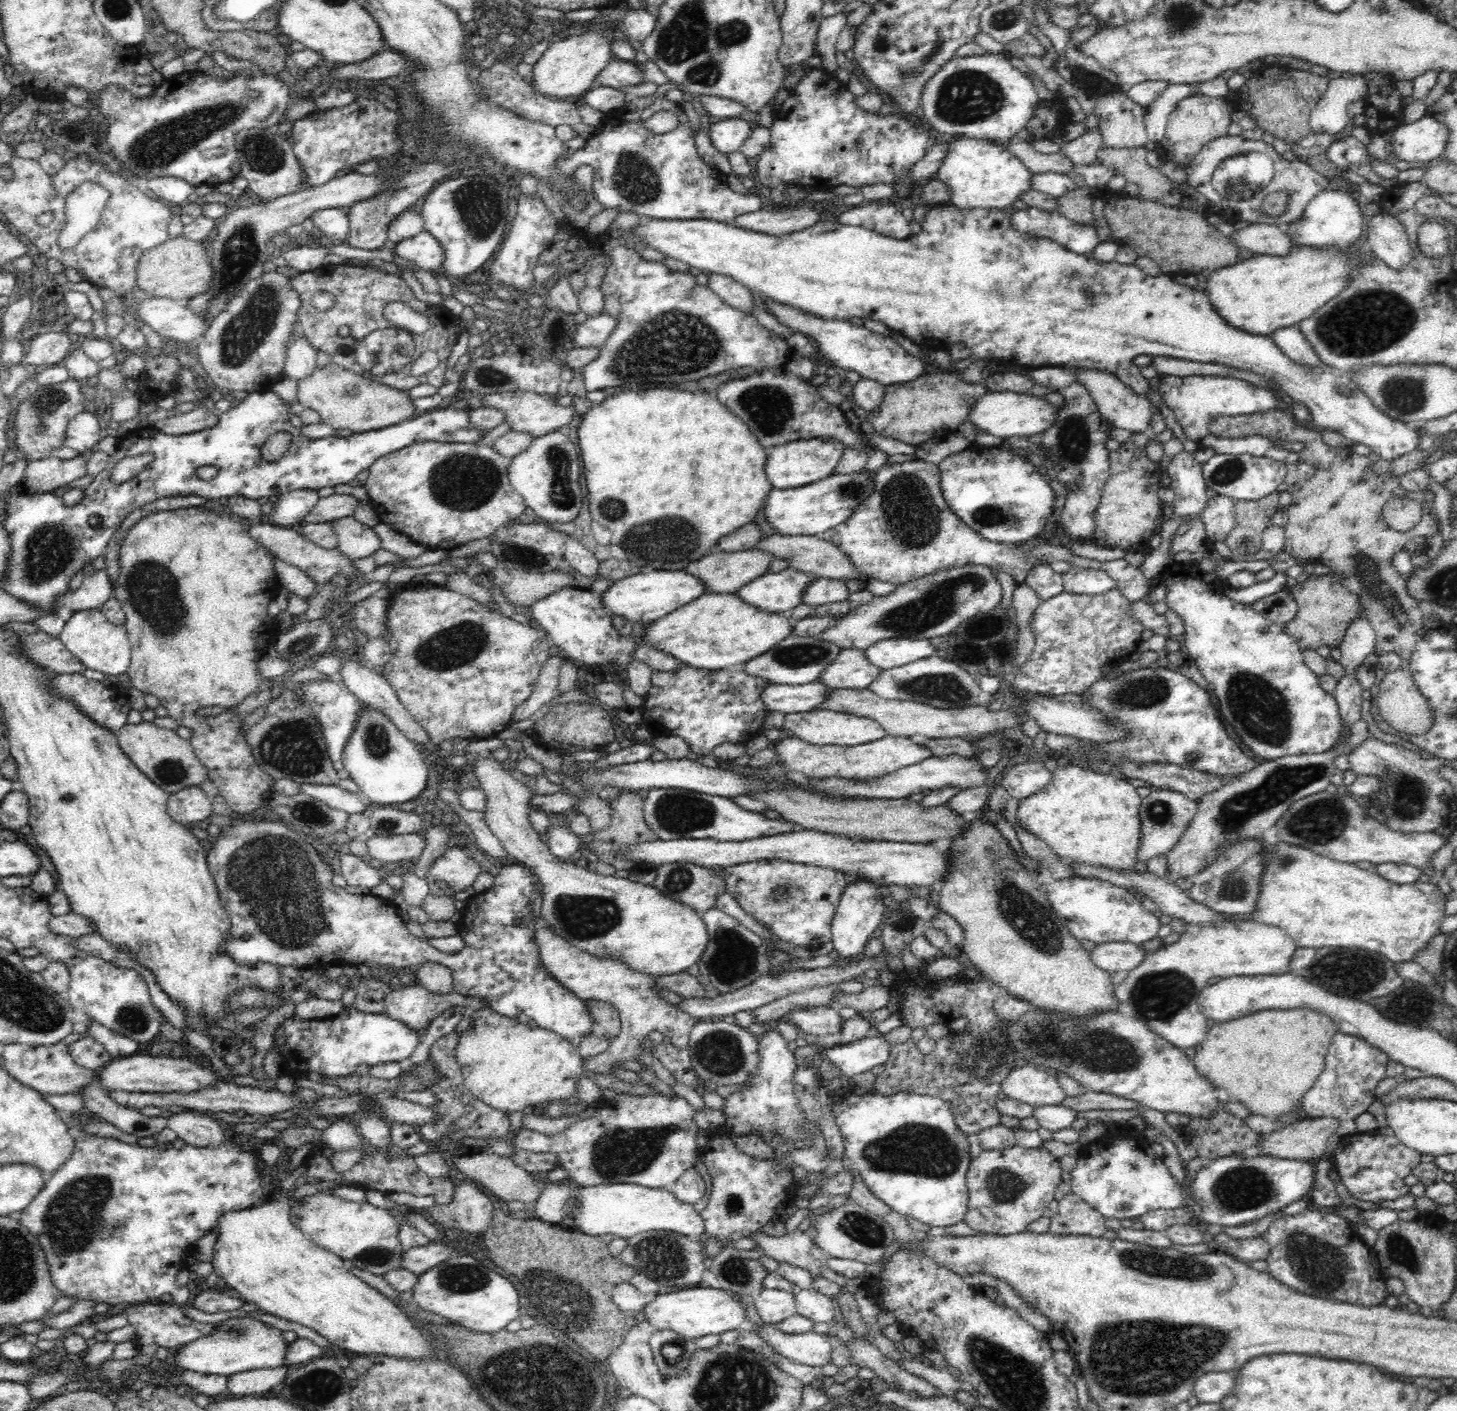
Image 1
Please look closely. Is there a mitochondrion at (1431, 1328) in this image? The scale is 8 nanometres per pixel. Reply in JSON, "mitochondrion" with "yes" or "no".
{"mitochondrion":"no"}

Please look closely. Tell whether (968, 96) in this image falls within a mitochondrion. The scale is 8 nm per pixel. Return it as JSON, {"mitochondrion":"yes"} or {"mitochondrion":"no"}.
{"mitochondrion":"yes"}

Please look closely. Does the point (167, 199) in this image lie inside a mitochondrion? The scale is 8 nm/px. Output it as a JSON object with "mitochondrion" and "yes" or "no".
{"mitochondrion":"no"}

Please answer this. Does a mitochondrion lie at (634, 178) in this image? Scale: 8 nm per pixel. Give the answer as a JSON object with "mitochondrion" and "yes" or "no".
{"mitochondrion":"yes"}

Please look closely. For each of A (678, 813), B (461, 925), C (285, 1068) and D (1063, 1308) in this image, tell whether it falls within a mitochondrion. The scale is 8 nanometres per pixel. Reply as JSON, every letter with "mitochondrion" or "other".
{"A":"mitochondrion","B":"other","C":"other","D":"other"}

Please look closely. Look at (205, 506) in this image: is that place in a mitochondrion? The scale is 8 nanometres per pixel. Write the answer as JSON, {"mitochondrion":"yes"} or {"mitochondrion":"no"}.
{"mitochondrion":"no"}

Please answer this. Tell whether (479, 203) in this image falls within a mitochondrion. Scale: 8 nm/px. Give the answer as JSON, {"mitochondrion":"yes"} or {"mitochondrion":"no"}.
{"mitochondrion":"yes"}

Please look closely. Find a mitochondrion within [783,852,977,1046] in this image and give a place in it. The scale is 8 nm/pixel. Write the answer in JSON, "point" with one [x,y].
{"point":[903,924]}

